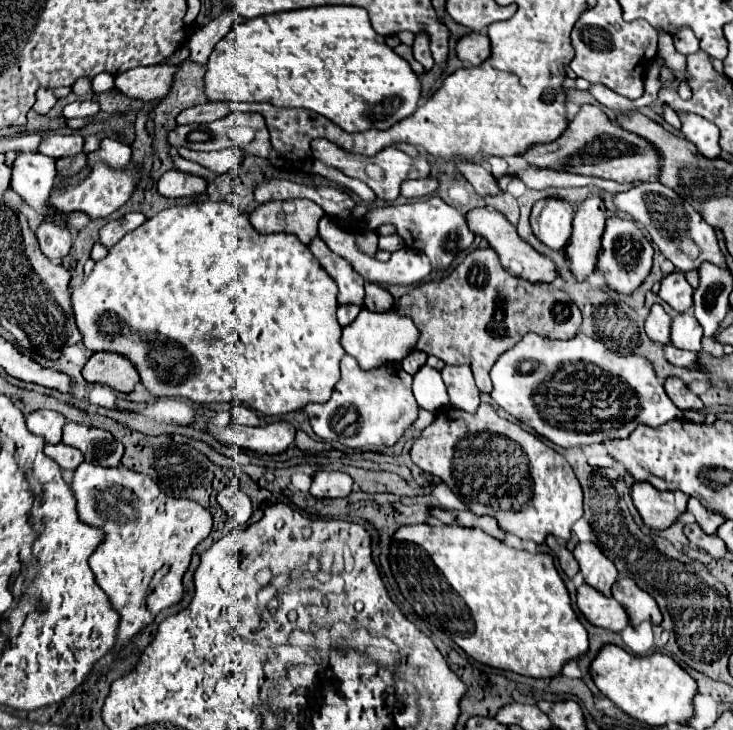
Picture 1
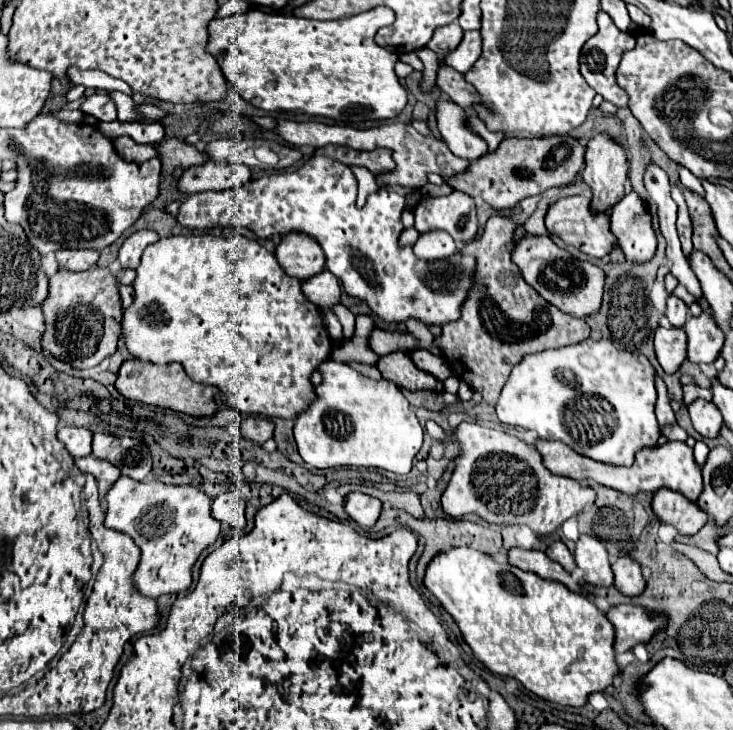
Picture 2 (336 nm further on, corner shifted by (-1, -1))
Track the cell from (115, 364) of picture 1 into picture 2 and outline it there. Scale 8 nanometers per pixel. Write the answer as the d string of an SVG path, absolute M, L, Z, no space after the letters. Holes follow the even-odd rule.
M128 359L120 365L116 389L126 399L142 401L148 405L158 405L162 409L182 411L188 415L212 415L218 409L218 405L212 401L212 395L216 389L208 387L208 385L198 385L196 381L192 381L184 373L182 365L178 365L178 363L156 365L156 363L146 363L146 361L138 361L138 359Z

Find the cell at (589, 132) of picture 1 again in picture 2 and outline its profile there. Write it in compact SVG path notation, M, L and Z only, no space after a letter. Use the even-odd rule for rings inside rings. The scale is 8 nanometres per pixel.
M550 135L550 137L532 137L518 139L506 137L494 153L482 155L476 159L468 171L446 179L456 191L468 193L472 197L482 197L494 209L512 209L518 201L540 195L550 187L562 187L576 179L580 169L584 167L586 141L570 135Z

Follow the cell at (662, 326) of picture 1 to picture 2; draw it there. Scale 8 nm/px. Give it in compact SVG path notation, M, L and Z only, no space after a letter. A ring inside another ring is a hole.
M658 327L654 333L654 349L662 369L672 373L686 359L686 333L678 327Z

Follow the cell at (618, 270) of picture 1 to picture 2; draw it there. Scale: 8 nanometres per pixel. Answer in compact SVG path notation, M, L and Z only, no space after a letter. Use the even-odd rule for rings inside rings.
M634 191L626 193L624 199L612 207L610 229L626 261L642 265L654 257L656 235L652 229L652 217L646 203Z

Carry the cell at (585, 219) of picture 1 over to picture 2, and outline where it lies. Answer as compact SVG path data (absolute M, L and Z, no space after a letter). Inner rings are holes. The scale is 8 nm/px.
M598 133L588 141L588 149L586 149L586 169L582 171L582 179L584 183L590 187L592 191L592 203L590 209L594 213L604 213L608 215L608 211L614 207L614 203L618 203L624 195L624 185L626 185L626 175L628 175L628 161L626 161L626 153L624 149L614 143L610 139L610 135L606 133Z

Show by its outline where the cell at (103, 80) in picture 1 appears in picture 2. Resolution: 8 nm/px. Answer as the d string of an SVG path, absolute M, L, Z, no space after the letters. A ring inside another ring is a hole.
M108 91L110 93L110 97L114 99L114 103L116 103L116 109L118 109L118 119L120 121L128 121L128 119L136 119L136 121L142 121L142 117L138 117L136 113L134 113L134 99L132 97L128 97L128 95L124 95L124 93L120 93L120 91Z

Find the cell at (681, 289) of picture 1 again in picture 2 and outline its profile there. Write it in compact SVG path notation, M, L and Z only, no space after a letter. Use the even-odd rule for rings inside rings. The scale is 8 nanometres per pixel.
M670 295L668 297L668 309L666 309L666 317L670 321L672 327L682 327L686 317L688 317L688 305L676 297L676 295Z

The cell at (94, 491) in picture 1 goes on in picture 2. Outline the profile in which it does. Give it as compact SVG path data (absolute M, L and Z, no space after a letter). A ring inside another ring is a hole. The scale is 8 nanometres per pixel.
M120 477L110 491L106 493L106 519L104 527L126 533L132 537L132 541L140 547L140 561L132 575L132 583L136 591L140 591L144 597L158 599L164 593L182 593L192 583L192 565L206 549L212 545L220 535L220 523L210 513L210 497L204 495L196 487L178 487L178 485L166 485L156 479L136 481L130 477Z

